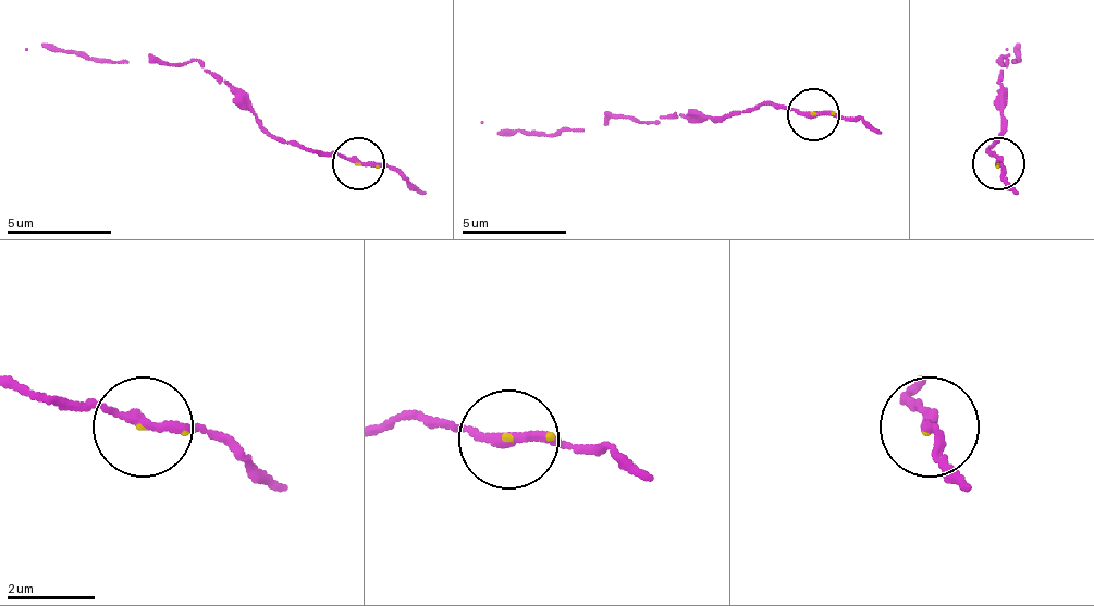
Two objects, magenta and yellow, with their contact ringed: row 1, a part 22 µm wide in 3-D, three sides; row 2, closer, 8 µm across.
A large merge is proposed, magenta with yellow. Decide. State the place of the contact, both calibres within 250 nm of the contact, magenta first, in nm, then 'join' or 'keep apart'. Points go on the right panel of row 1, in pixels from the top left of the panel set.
(998, 163) | 200/50 nm | join

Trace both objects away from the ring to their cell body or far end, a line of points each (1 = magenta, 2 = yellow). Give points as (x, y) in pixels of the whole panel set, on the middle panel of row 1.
1: (814, 115), (773, 106), (653, 121), (616, 115), (605, 126), (532, 136), (496, 131), (480, 121)
2: (814, 115), (835, 115)

